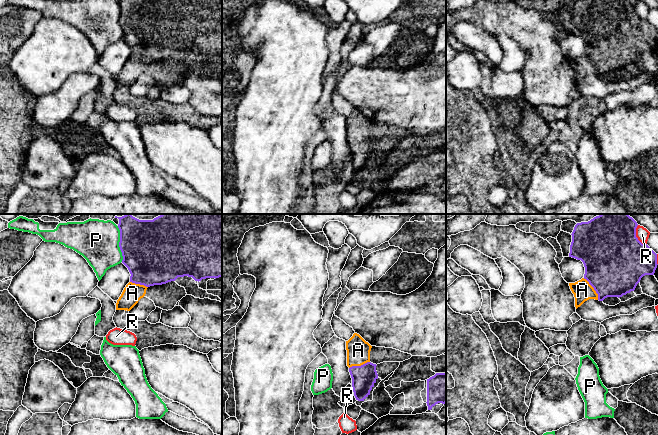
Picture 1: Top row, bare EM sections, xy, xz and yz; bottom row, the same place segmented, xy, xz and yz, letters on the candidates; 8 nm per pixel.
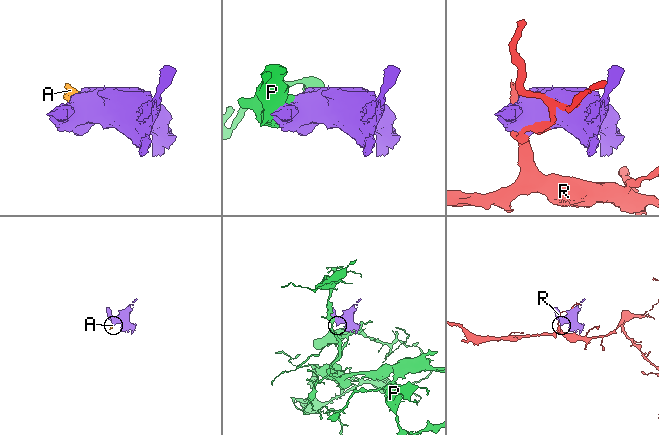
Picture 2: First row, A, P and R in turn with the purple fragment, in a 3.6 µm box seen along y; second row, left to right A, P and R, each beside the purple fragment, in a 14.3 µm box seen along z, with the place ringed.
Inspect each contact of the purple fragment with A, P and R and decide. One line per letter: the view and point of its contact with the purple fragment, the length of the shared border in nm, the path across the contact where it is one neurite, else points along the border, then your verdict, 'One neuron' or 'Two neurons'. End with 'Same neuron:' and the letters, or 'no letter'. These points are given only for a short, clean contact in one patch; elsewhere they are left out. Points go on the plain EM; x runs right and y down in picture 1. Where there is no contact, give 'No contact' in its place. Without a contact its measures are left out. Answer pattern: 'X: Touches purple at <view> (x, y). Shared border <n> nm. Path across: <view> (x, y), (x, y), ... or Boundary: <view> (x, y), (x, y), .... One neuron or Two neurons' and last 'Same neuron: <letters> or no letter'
A: Touches purple at yz (593, 63). Shared border 220 nm. Path across: yz (614, 40), (593, 63), (582, 66). One neuron
P: Touches purple at xy (119, 20). Shared border 300 nm. Two neurons
R: Touches purple at yz (635, 12). Shared border 180 nm. Two neurons
Same neuron: A

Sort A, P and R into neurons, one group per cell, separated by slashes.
A / P / R

